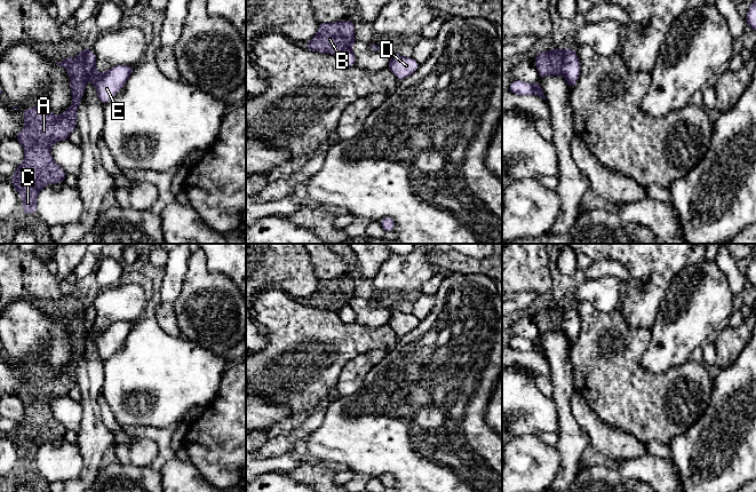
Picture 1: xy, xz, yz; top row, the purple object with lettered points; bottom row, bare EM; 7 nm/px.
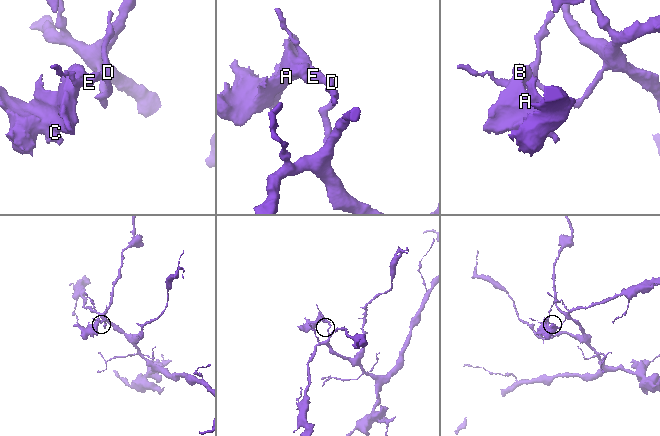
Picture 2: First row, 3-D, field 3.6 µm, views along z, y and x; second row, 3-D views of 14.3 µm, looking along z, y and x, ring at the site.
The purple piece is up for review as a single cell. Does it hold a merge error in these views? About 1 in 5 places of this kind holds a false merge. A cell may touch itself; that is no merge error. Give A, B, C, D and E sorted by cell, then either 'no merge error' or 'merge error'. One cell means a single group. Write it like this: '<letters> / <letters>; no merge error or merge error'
A B C / D E; merge error

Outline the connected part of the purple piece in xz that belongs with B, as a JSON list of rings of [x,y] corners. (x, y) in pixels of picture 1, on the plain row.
[[[350,276],[336,279],[320,279],[318,289],[308,299],[309,307],[339,311],[355,300],[355,284]]]

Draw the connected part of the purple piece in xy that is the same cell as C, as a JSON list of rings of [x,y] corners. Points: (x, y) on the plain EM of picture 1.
[[[81,304],[75,315],[65,314],[61,319],[55,318],[67,326],[70,332],[70,343],[72,348],[72,360],[66,365],[62,372],[55,372],[51,367],[43,364],[41,360],[33,365],[24,365],[24,386],[19,388],[15,396],[17,396],[25,405],[23,420],[17,422],[14,431],[11,431],[11,442],[23,454],[23,470],[38,469],[37,452],[39,447],[49,439],[64,439],[66,429],[51,414],[50,403],[58,397],[69,396],[71,388],[77,384],[77,365],[83,354],[87,327],[85,308]]]

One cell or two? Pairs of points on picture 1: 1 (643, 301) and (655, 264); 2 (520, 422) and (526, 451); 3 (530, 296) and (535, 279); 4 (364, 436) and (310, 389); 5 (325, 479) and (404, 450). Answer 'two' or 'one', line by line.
1: one
2: two
3: two
4: two
5: two

